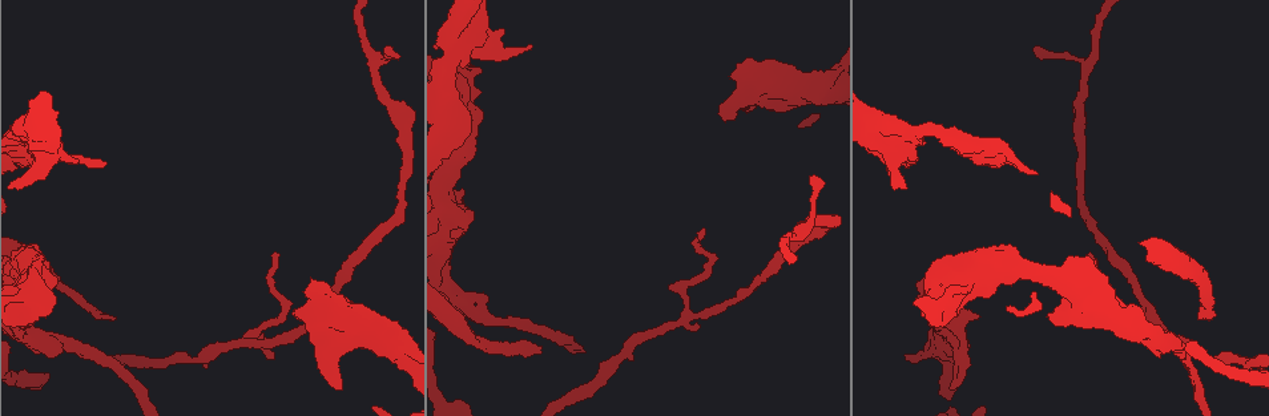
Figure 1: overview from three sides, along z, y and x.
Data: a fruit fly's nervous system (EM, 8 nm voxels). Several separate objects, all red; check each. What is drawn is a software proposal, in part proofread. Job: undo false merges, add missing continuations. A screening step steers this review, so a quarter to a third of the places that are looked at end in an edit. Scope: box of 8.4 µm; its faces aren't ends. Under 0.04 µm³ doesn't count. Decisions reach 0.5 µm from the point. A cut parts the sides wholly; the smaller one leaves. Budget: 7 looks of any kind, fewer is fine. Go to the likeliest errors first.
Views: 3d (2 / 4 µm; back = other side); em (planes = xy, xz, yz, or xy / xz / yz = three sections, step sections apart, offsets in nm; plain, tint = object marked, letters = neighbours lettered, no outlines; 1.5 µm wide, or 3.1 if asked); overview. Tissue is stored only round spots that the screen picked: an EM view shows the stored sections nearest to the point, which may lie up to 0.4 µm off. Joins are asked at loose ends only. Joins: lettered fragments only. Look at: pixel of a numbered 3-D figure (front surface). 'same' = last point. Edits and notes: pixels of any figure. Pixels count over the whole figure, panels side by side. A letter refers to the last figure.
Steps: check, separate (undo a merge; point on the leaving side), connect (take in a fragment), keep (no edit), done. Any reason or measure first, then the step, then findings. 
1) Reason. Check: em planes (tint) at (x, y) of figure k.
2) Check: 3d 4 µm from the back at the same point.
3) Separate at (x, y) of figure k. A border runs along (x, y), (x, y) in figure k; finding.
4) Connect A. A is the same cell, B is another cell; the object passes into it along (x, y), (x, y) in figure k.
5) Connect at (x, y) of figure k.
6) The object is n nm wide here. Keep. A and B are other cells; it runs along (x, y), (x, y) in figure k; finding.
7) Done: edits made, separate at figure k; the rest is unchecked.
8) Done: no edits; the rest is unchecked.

Branch stops here. Check: em planes (plain) at (1205, 317) of figure 1.

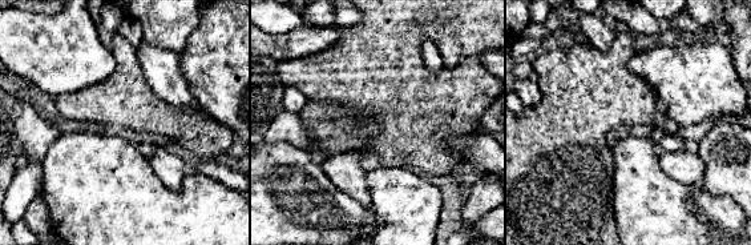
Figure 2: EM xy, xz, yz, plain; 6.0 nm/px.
Check: em planes (letters) at the same point.

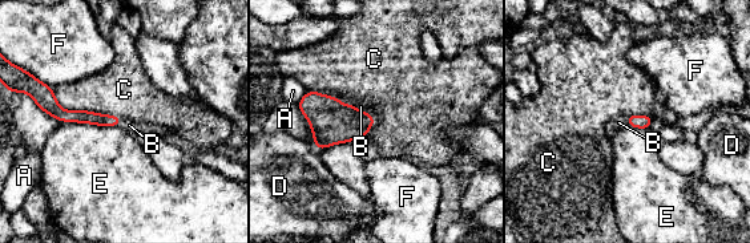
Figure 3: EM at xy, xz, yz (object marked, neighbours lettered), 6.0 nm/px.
Connect B. B is the same cell, A, C, D, E and F are other cells; the object passes into it along (637, 121), (626, 121), (619, 122) in figure 3; the neuron continues.

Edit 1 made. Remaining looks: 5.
Redraw. Check: overview.

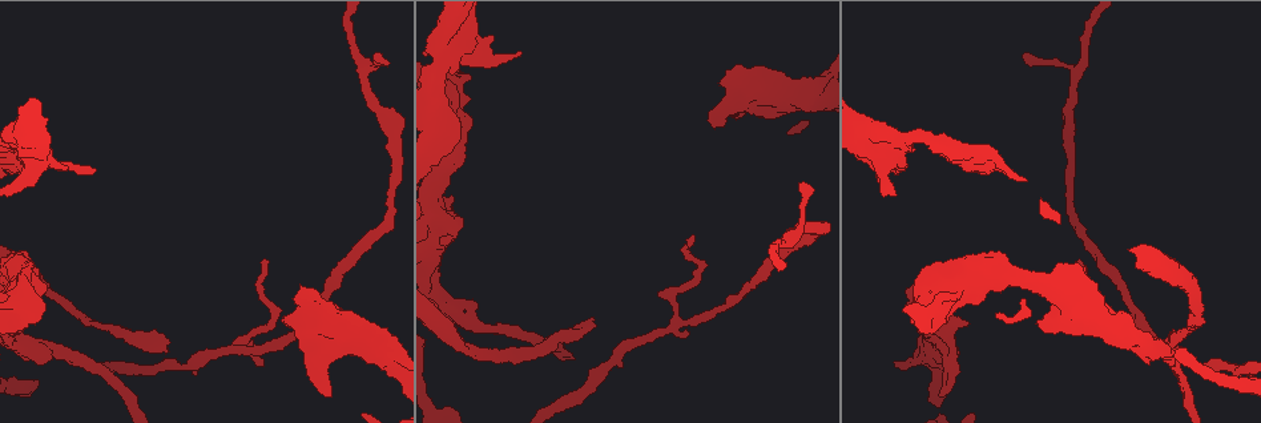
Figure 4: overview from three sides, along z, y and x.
An open end. Check: em planes (plain) at (725, 70) of figure 4.

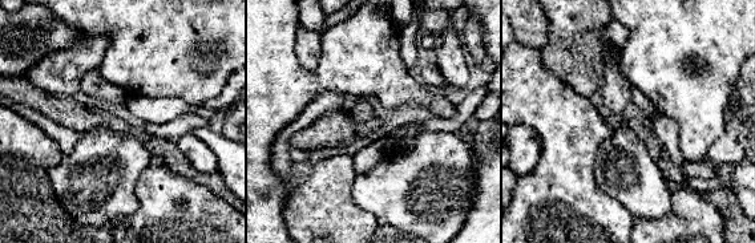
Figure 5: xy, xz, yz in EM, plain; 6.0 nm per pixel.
See the neighbours. Check: em planes (letters) at the same point.

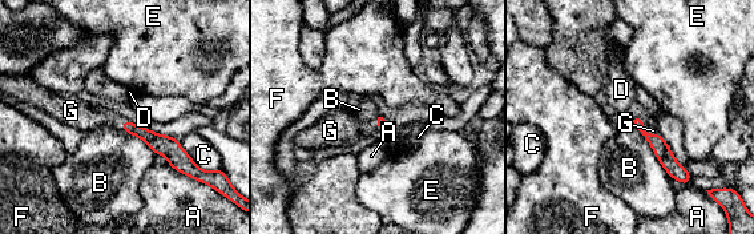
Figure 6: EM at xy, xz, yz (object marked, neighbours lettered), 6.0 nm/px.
Connect G. G is the same cell, A, B, C, D, E and F are other cells; the object passes into it along (666, 158), (646, 130), (653, 130) in figure 6; the neuron continues.

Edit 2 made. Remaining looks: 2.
Free end. Check: em xy step 4 (letters) at (803, 186) of figure 4.

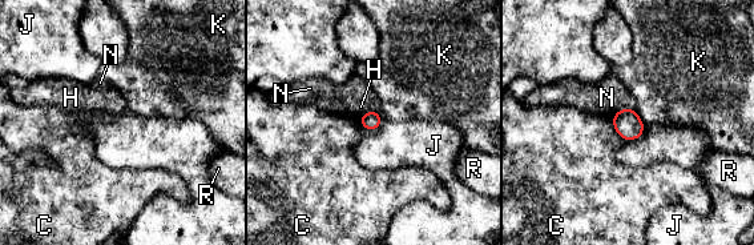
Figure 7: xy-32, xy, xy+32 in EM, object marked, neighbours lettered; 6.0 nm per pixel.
Check: em yz step 8 (letters) at the same point.

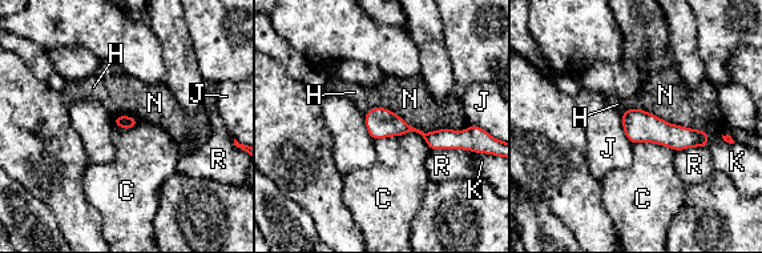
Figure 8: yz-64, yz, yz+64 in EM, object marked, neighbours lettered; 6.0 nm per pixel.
Keep. C, H, J, K, N and R are other cells; a border runs along (710, 133), (705, 147) in figure 8; none of them fits.

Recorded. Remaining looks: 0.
Done: edits made, connect at figure 3, connect at figure 6; the rest is unchecked.

